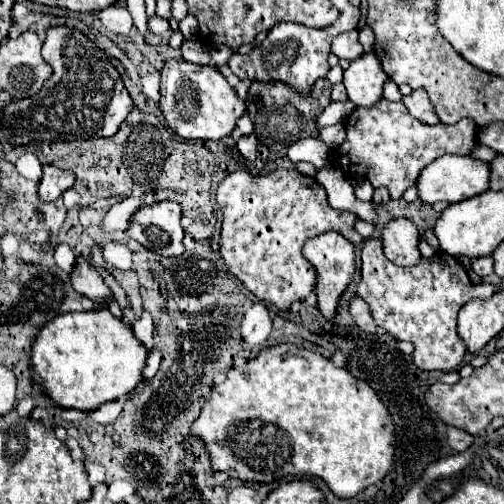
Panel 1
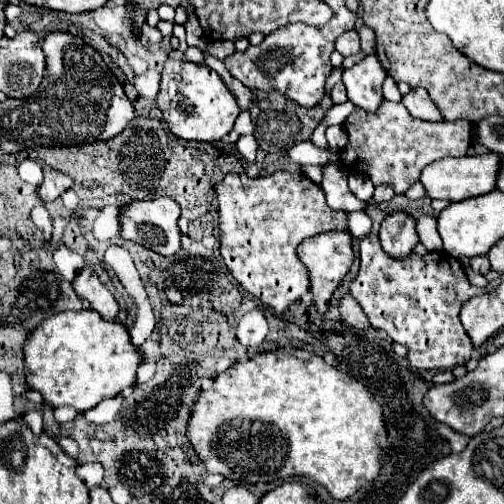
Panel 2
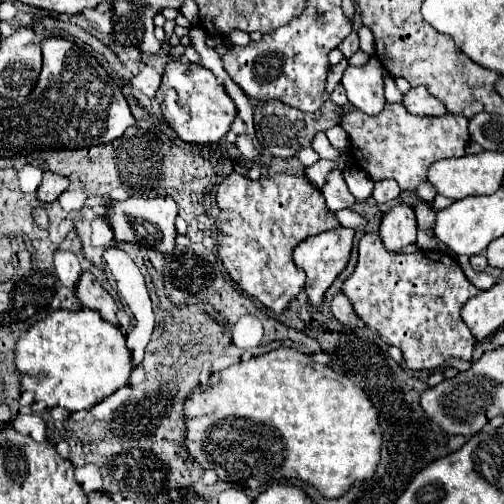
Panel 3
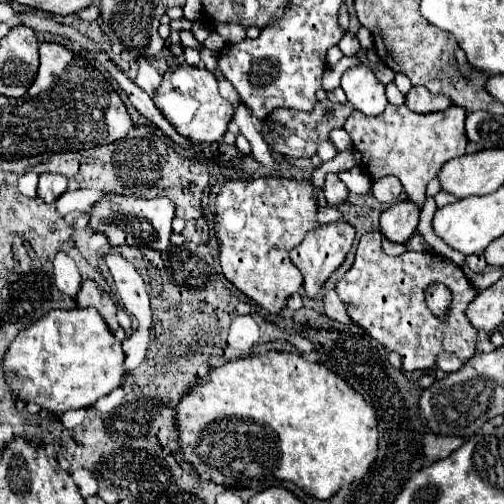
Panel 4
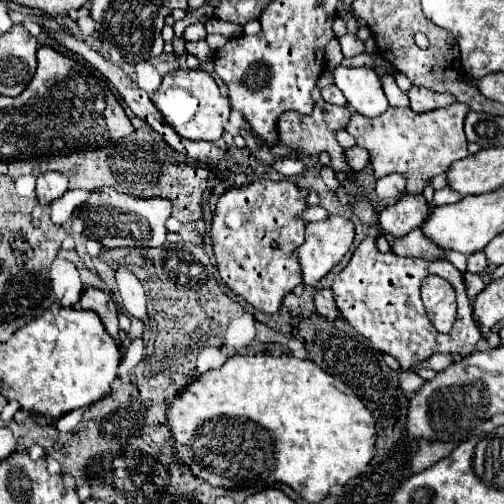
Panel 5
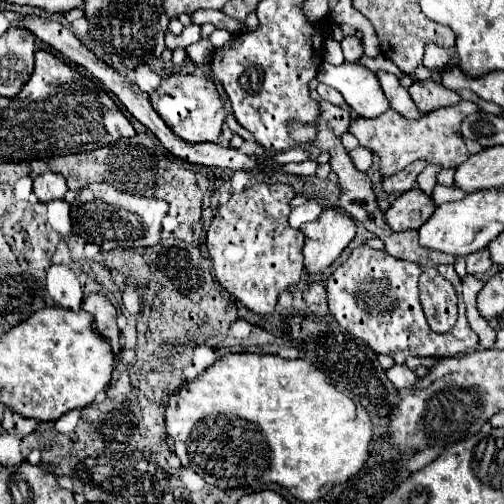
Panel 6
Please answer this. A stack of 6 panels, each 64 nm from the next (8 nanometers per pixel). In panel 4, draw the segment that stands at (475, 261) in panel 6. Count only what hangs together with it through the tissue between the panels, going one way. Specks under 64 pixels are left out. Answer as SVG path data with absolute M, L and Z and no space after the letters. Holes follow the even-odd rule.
M472 254L472 256L466 256L466 264L468 264L468 268L470 268L472 272L476 272L476 274L482 274L482 272L486 270L486 266L488 266L482 254Z

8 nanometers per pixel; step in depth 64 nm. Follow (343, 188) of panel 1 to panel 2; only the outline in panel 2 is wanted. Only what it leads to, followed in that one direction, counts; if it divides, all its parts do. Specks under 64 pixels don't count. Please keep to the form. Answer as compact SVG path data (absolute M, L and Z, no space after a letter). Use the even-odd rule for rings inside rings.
M328 164L324 168L324 180L322 180L322 190L326 192L326 202L332 210L344 210L344 212L354 212L354 210L364 210L364 202L358 200L350 188L348 188L348 178L346 170L342 170L338 164Z

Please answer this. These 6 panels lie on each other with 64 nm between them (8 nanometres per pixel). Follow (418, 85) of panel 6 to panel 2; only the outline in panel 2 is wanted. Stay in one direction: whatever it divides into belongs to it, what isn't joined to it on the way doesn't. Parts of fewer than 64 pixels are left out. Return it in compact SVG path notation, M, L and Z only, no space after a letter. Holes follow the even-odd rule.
M424 88L410 90L410 92L402 98L402 104L408 108L408 112L410 112L414 118L430 120L430 122L440 122L440 120L442 120L442 114L440 114L438 106L430 100L430 96L428 96L428 92L426 92Z

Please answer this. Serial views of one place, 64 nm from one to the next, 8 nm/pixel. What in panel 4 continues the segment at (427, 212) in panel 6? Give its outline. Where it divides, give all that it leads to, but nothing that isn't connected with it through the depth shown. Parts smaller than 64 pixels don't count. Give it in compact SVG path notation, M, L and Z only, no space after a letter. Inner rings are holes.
M412 200L396 202L380 214L380 232L390 242L404 244L412 236L412 232L416 232L418 218L420 206L416 202Z

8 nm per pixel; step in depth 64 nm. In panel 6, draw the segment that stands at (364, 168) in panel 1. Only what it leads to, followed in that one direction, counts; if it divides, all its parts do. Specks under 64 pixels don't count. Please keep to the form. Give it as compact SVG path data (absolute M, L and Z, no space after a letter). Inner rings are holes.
M460 100L454 106L440 108L432 114L424 114L416 122L404 120L396 116L396 112L388 110L378 118L370 118L370 120L358 118L356 122L350 124L350 132L360 140L360 146L366 146L374 154L378 154L382 176L392 176L418 158L426 158L430 164L440 164L442 168L456 168L458 164L466 162L466 158L470 156L458 128L460 128L460 122L474 112L480 112L480 108L478 104L468 100Z

